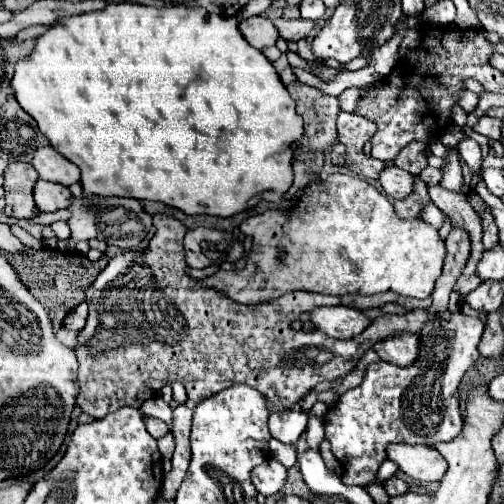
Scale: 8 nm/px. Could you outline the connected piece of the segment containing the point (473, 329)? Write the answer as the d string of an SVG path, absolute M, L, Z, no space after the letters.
M454 312L450 320L442 324L426 324L420 334L420 358L414 366L400 368L386 362L368 364L360 386L348 390L336 406L326 414L326 440L332 444L332 454L344 469L341 480L348 486L370 486L376 480L380 464L386 460L388 444L426 444L434 446L442 438L448 442L462 430L462 414L458 406L458 384L464 372L478 360L478 342L484 324L462 312Z

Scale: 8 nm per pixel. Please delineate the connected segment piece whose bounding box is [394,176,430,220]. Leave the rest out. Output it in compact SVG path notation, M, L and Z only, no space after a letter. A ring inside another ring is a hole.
M416 176L416 188L412 192L412 196L408 196L406 200L396 200L394 202L394 210L400 218L404 220L414 220L414 218L420 218L422 214L422 208L424 204L430 202L430 196L428 196L428 190L426 190L426 184Z

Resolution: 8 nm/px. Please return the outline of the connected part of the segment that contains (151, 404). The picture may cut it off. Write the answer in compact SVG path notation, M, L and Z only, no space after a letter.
M156 396L156 398L146 400L146 404L142 404L140 412L146 414L146 416L154 416L154 418L164 420L166 426L168 426L168 430L172 432L172 408L170 408L162 398Z

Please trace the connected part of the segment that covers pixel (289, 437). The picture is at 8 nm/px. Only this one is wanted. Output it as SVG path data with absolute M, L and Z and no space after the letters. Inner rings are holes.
M282 410L270 414L270 434L280 442L296 442L300 434L306 430L306 424L308 424L306 412Z

